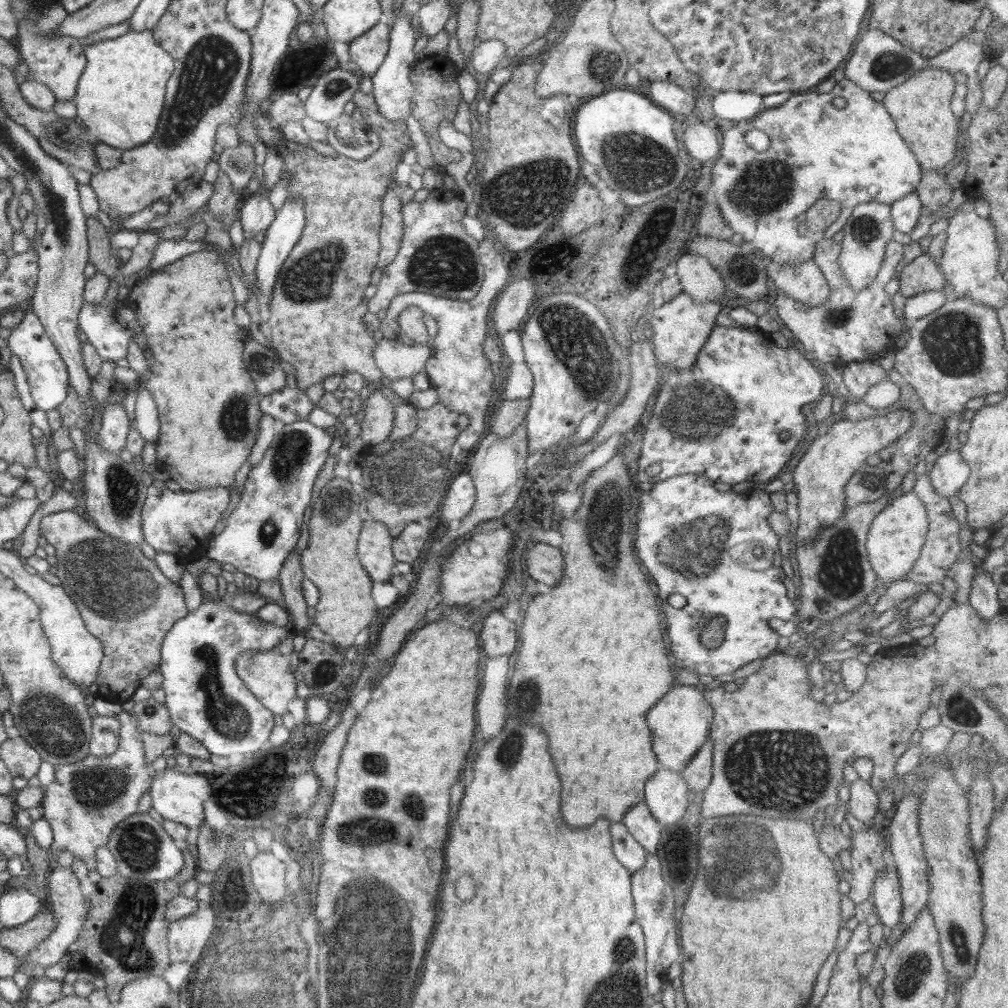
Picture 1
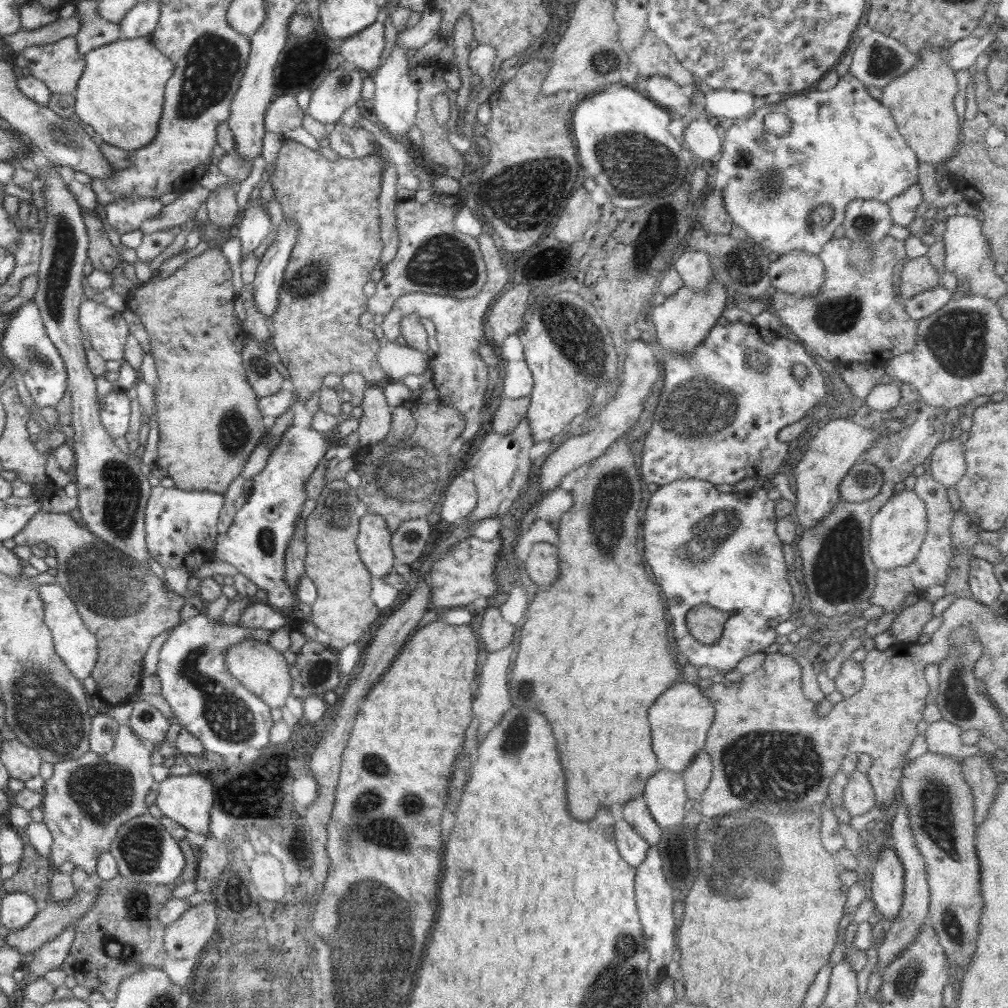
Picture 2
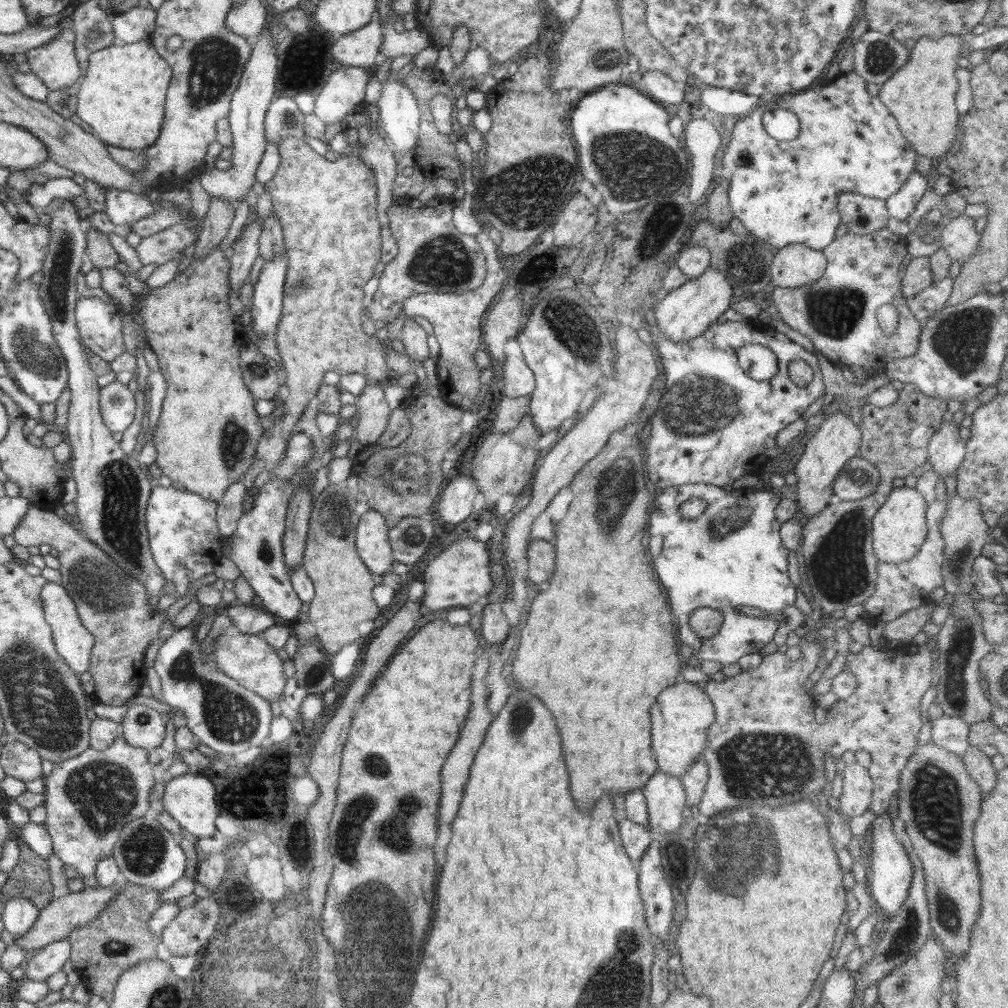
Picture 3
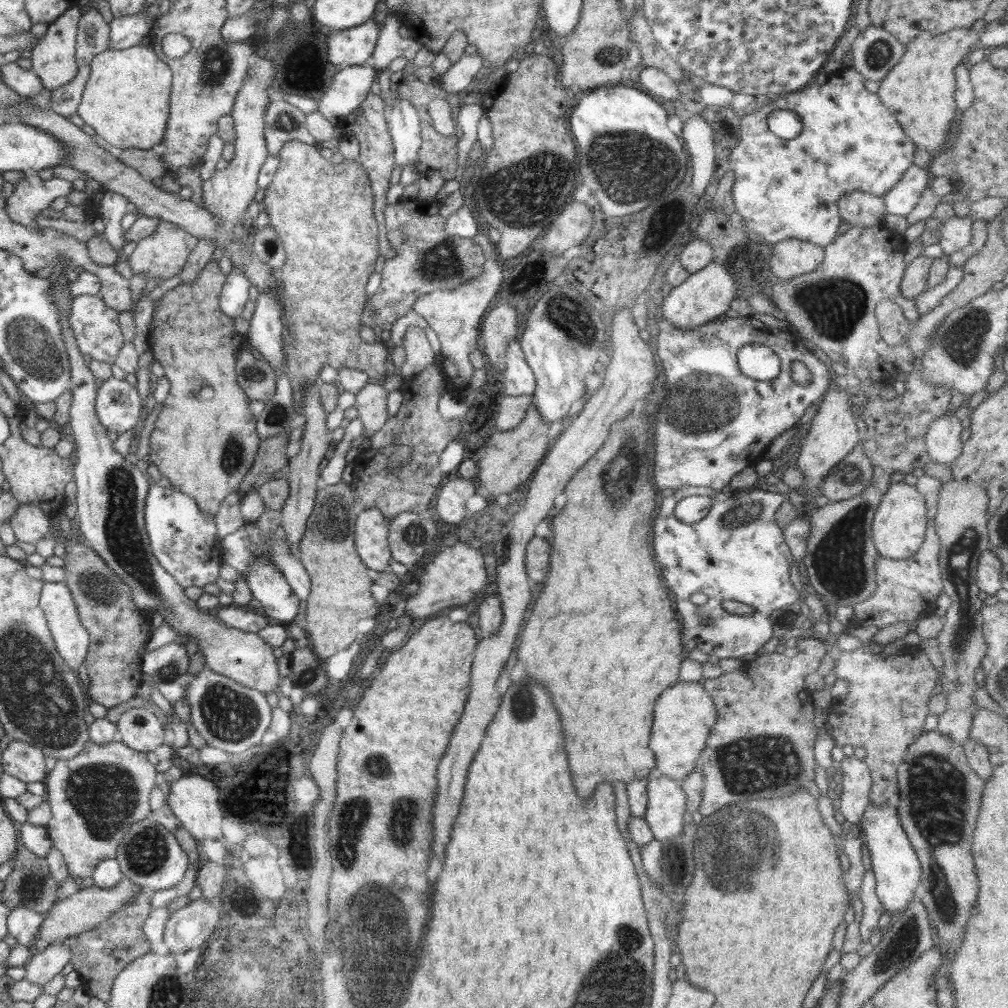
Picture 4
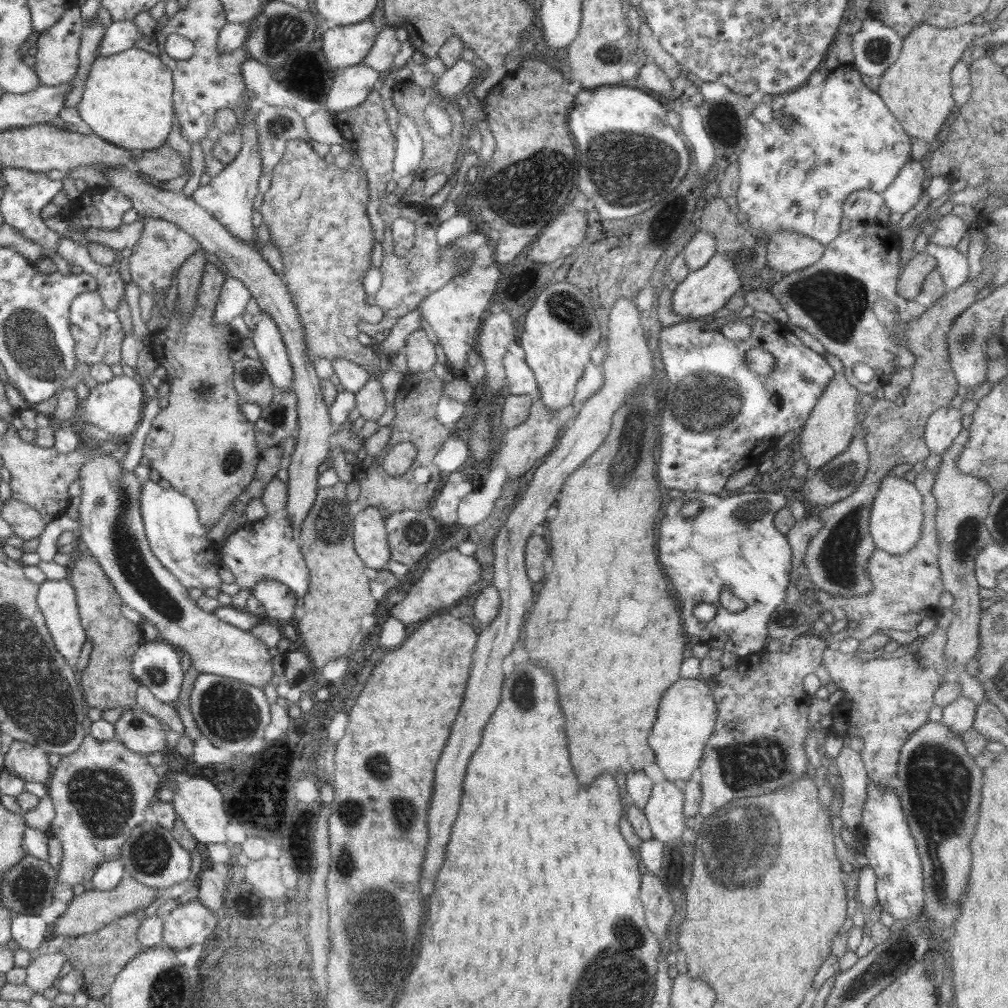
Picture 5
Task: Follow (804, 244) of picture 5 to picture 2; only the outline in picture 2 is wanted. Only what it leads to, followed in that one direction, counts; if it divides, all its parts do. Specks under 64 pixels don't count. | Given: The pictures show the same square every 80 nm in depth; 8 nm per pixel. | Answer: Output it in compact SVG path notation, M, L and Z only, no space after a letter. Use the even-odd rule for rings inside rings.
M791 250L769 263L773 290L809 297L819 293L825 282L825 268L821 255L803 250Z

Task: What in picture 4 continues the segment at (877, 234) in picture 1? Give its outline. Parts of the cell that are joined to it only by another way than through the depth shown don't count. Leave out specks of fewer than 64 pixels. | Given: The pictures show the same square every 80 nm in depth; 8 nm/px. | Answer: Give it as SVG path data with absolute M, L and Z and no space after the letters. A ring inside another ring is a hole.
M850 191L844 194L838 204L839 216L850 222L852 227L868 228L883 224L887 209L880 196L864 191Z

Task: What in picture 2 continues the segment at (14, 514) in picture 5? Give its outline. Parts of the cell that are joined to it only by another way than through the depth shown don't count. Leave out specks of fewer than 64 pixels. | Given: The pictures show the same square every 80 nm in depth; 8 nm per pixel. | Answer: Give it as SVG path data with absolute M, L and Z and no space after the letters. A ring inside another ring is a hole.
M39 510L13 539L16 545L20 546L25 544L36 546L38 542L45 542L55 548L58 562L56 583L72 599L87 630L94 634L99 643L98 660L91 672L97 686L96 694L114 706L128 703L131 696L141 691L141 681L144 677L142 662L151 642L162 632L180 624L180 611L185 604L184 596L162 589L162 579L159 579L153 571L147 570L141 564L135 564L135 560L108 546L86 527L80 527L68 513L58 514Z

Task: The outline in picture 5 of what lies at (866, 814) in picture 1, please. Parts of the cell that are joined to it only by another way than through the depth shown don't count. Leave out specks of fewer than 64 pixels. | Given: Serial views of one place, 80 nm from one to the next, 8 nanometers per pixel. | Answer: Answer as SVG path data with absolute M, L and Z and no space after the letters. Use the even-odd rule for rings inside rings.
M850 746L843 747L842 752L832 762L838 766L839 782L843 792L840 818L850 830L857 832L867 799L867 770L858 752Z

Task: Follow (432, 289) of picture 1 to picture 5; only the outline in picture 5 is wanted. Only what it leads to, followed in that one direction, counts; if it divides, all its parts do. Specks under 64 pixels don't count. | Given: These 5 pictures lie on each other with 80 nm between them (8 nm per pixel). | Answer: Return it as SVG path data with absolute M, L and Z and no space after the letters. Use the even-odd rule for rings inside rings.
M386 203L383 206L382 219L385 221L384 236L381 242L383 248L382 264L379 266L382 273L382 285L378 293L366 297L369 306L379 306L382 308L383 318L378 323L381 331L391 330L397 324L397 320L405 314L416 310L420 306L420 301L430 293L440 290L456 278L458 273L463 273L473 261L471 252L461 252L448 243L440 247L436 241L436 230L440 221L435 210L423 205L405 203ZM396 218L408 218L416 226L415 239L412 248L404 256L396 256L393 253L393 240L391 224Z

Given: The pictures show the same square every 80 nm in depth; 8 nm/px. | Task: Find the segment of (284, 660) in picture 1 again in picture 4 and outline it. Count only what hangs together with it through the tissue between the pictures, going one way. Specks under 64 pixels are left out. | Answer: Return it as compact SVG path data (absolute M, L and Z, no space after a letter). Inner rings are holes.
M63 254L50 264L52 273L50 280L54 282L51 289L53 301L59 310L59 321L63 332L63 341L67 346L67 353L70 359L71 366L71 393L72 404L70 409L70 421L65 427L65 432L69 434L72 441L75 442L74 452L74 466L73 466L73 482L77 486L77 513L75 516L78 530L82 534L83 542L89 546L96 554L99 554L104 562L120 577L120 580L130 587L132 602L140 611L145 614L160 615L179 634L180 637L198 641L198 651L204 655L205 668L216 672L220 675L225 675L227 678L241 683L242 686L258 690L266 696L268 693L276 693L280 688L282 678L278 672L278 665L274 650L268 645L257 633L246 633L242 630L231 628L227 626L218 617L210 615L209 613L200 609L196 602L188 599L184 593L184 587L180 586L176 579L164 570L156 557L150 550L150 543L148 533L145 529L145 500L149 491L147 474L142 472L132 457L122 455L117 450L114 450L113 441L108 437L109 432L100 424L98 417L96 417L95 398L97 395L96 377L89 369L84 361L84 354L82 354L76 346L73 328L69 325L67 319L70 314L72 299L74 296L69 294L70 279L66 272L72 270L68 265L67 260L63 258Z

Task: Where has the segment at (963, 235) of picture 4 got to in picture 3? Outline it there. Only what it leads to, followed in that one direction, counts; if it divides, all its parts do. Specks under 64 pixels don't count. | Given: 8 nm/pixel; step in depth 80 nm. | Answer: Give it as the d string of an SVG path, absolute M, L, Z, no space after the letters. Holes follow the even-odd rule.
M962 214L958 218L945 220L935 232L951 262L958 260L961 265L969 261L981 239L976 231L975 219Z

